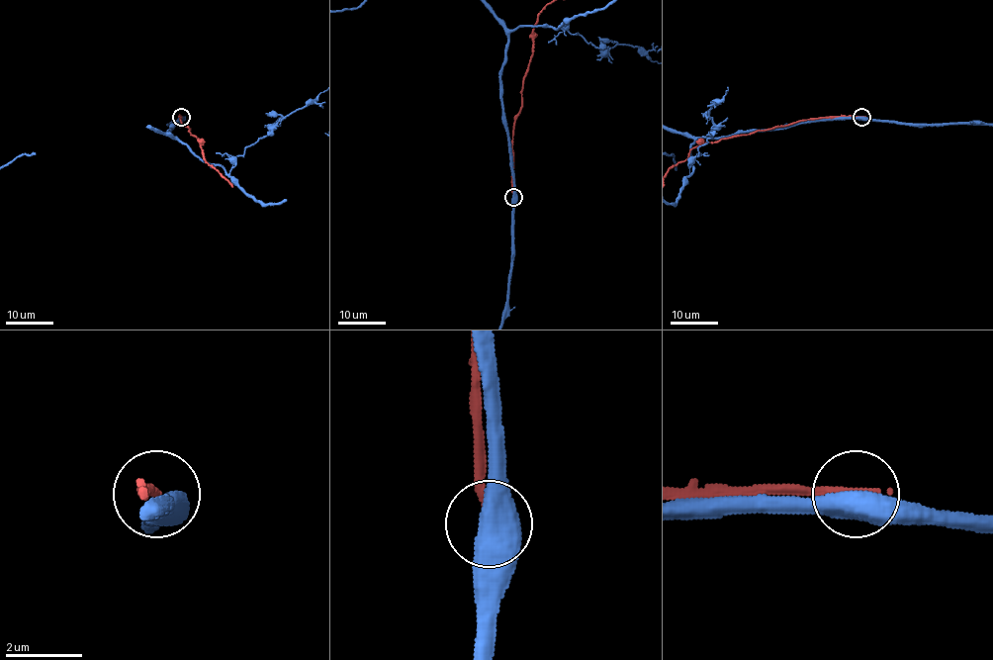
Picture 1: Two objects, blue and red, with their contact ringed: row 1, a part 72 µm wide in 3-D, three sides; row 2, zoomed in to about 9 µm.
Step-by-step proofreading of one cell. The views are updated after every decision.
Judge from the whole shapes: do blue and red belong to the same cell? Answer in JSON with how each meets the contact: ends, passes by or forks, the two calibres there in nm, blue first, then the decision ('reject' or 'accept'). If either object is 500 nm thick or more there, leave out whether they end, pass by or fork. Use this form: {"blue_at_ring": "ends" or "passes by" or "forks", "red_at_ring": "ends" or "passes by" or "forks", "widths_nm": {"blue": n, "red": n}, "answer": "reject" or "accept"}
{"widths_nm": {"blue": 550, "red": 280}, "answer": "reject"}

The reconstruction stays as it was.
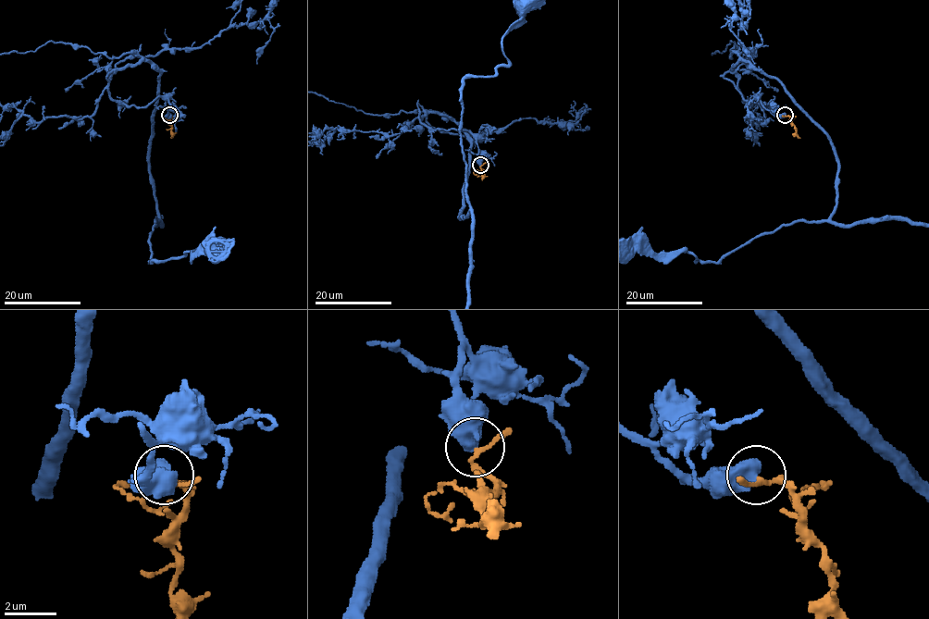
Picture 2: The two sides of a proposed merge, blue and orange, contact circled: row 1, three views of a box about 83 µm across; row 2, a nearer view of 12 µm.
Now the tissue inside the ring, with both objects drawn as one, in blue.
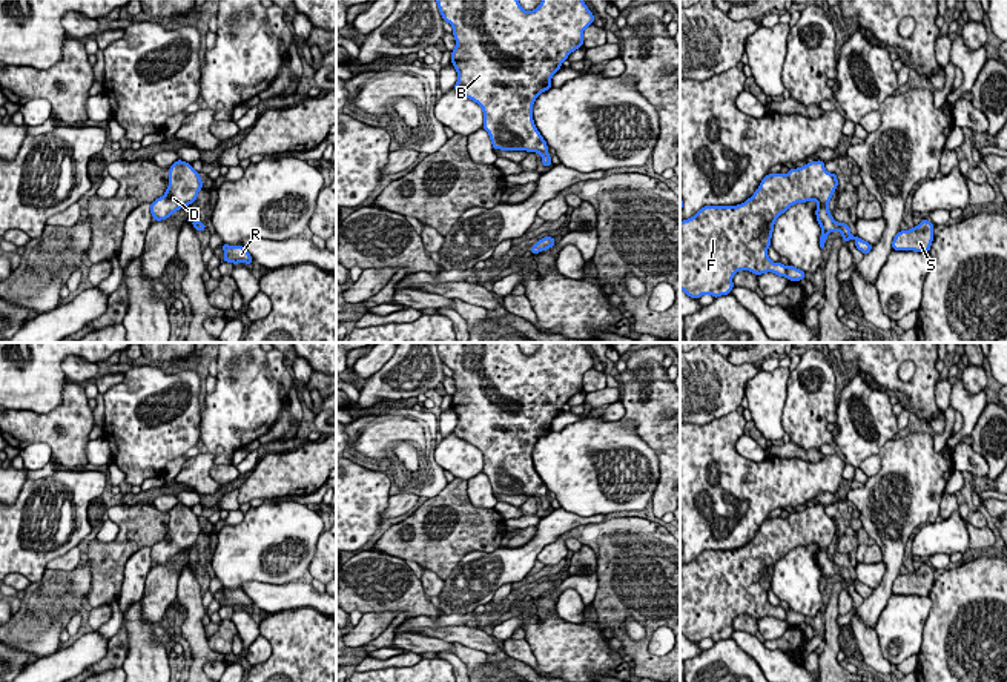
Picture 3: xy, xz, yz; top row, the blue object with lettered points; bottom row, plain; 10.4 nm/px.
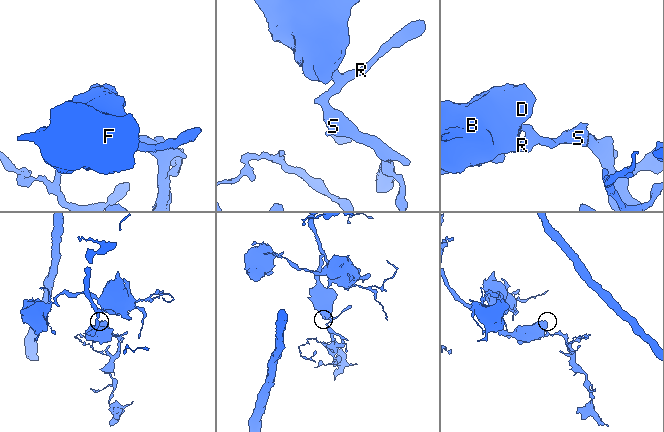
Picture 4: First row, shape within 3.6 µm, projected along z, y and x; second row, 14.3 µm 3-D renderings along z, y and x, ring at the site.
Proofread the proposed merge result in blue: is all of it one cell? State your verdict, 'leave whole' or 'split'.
leave whole

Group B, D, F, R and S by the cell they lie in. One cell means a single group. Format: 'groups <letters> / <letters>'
groups B D F R S

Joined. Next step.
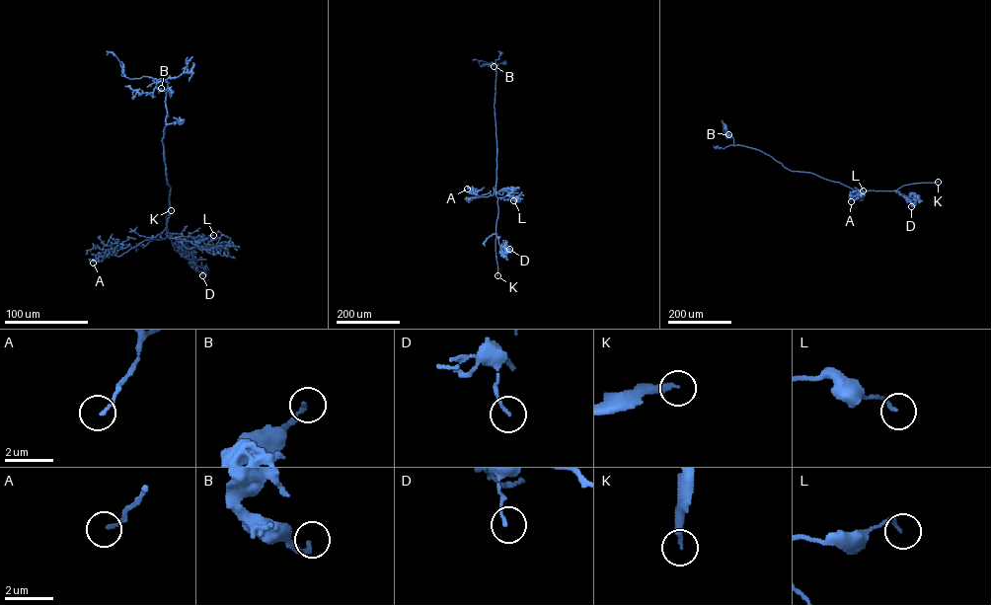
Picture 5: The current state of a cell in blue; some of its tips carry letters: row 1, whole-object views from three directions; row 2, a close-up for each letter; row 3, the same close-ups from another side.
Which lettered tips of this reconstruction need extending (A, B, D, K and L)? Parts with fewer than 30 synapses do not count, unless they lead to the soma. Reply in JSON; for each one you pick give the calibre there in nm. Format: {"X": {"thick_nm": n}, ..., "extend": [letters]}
{"B": {"thick_nm": 180}, "K": {"thick_nm": 240}, "extend": ["B", "K"]}

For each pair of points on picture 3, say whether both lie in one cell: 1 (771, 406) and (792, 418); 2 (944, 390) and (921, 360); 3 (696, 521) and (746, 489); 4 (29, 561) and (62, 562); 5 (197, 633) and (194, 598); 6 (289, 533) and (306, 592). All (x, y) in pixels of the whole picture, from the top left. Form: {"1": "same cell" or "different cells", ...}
{"1": "different cells", "2": "different cells", "3": "same cell", "4": "different cells", "5": "same cell", "6": "different cells"}

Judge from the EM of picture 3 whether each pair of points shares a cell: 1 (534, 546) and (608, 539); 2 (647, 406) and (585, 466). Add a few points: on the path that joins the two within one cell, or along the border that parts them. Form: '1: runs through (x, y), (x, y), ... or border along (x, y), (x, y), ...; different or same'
1: border along (591, 524), (579, 524), (557, 538); different
2: border along (622, 418), (631, 420), (634, 430), (653, 449); different

